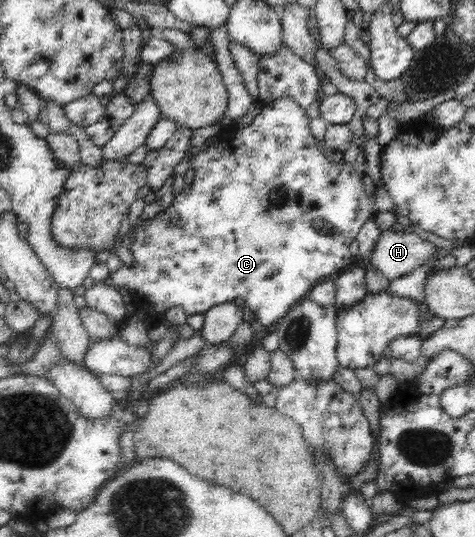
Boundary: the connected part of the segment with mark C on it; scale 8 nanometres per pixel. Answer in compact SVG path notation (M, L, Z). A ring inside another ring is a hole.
M283 96L278 100L264 103L253 121L242 128L227 128L218 134L218 140L214 146L203 144L198 153L191 160L194 171L194 180L187 184L178 194L174 195L172 203L157 214L153 219L141 220L139 218L135 237L130 245L130 252L133 255L134 264L127 266L122 264L117 271L109 273L113 283L129 293L131 299L137 299L137 313L143 313L143 320L149 324L164 322L165 312L173 307L181 307L187 316L205 314L216 305L233 302L239 298L248 304L249 309L255 314L257 320L265 327L273 327L291 309L308 296L313 286L320 283L321 279L327 279L335 273L343 271L345 267L350 268L354 258L349 251L349 244L356 239L361 226L371 216L375 216L373 202L365 194L361 176L355 171L353 164L345 162L334 162L331 156L315 146L317 138L309 132L309 121L311 116L303 109L295 98ZM323 219L331 225L331 233L323 234L313 227L313 221Z

